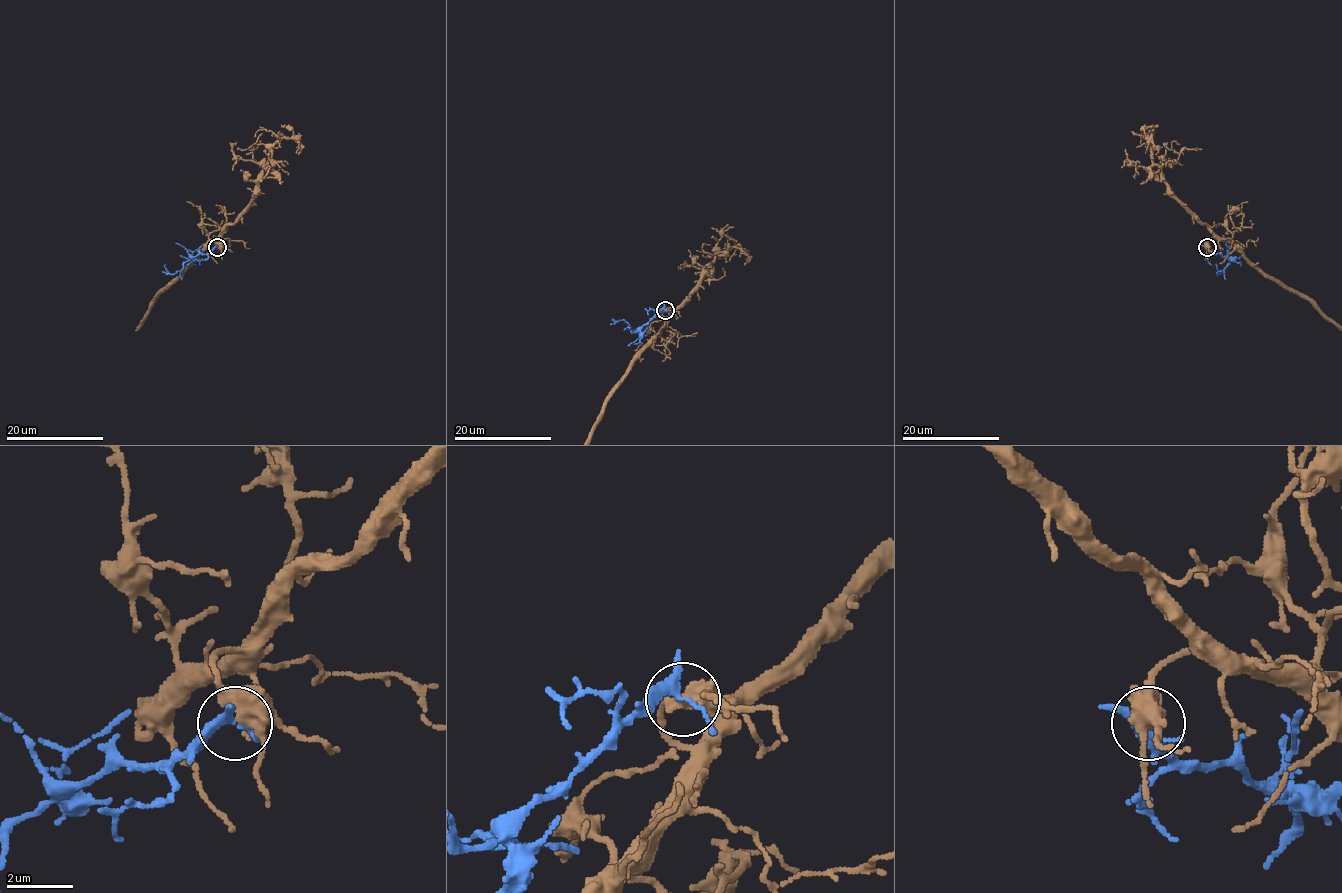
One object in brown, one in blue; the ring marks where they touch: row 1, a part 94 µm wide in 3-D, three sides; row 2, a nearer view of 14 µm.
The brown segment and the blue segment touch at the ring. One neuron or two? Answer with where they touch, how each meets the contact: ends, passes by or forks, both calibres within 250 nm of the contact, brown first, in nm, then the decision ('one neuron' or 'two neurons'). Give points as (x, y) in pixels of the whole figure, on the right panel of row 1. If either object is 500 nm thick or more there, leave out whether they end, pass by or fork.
at (1207, 247); brown forks there; blue forks there; 400 nm thick on the brown side, 200 nm on the other; two neurons

